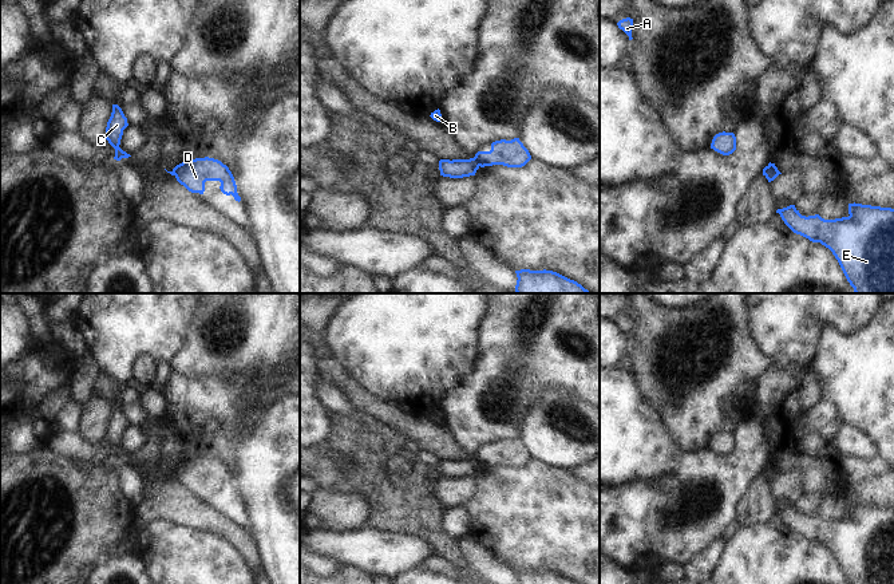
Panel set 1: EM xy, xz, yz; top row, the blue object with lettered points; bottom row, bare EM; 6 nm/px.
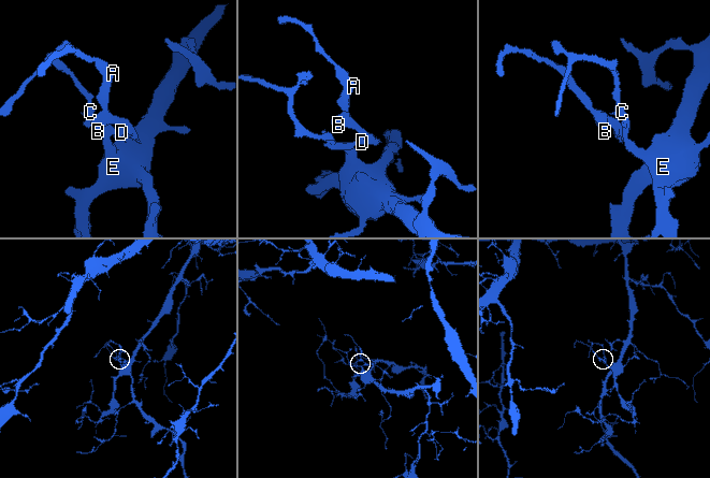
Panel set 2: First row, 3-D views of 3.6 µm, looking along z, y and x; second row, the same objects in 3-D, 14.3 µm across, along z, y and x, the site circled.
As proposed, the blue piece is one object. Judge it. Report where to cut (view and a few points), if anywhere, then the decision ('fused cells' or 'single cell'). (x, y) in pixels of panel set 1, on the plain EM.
cut in xz along (473, 458), (479, 465); fused cells

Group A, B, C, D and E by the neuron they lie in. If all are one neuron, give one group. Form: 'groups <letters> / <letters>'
groups A B D / C E

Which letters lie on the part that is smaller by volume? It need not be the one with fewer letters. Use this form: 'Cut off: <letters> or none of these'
Cut off: A, B, D

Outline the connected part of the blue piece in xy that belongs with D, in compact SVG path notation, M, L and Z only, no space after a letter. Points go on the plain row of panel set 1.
M205 457L183 461L173 471L177 481L191 493L203 494L206 481L219 481L219 489L224 494L232 494L236 501L241 501L232 471L218 459Z

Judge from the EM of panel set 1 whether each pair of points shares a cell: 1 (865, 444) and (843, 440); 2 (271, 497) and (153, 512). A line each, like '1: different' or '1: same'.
1: same
2: different

